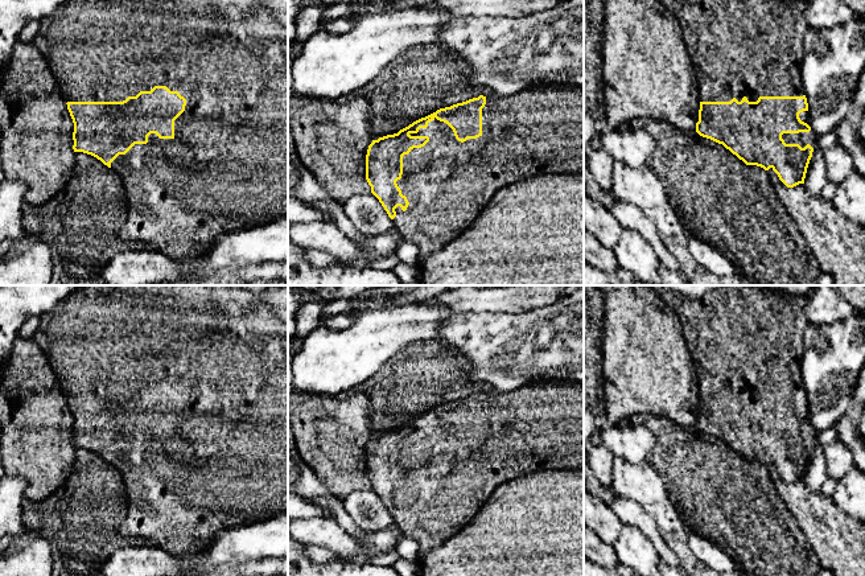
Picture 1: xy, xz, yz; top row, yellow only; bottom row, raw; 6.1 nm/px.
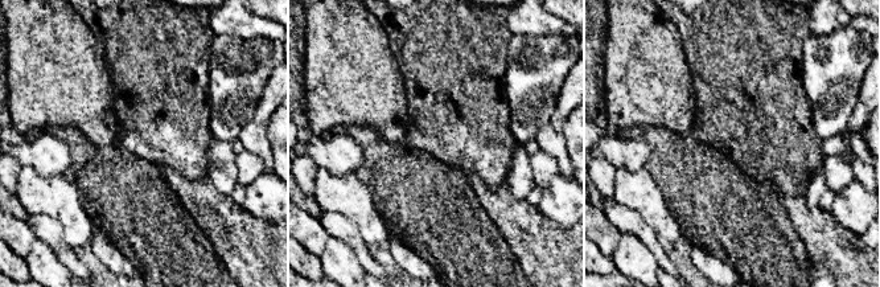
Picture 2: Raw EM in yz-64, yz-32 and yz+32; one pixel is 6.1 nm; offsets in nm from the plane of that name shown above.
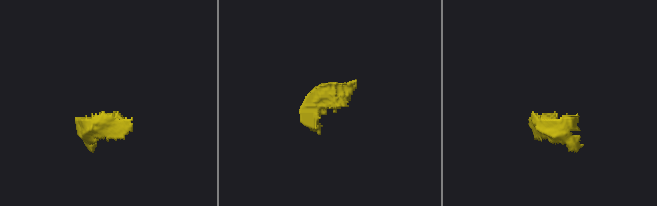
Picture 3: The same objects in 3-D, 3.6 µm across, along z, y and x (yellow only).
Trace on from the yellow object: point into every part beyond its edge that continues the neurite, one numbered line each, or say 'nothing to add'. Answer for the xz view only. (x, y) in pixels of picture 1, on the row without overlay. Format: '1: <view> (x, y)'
1: xz (536, 427)

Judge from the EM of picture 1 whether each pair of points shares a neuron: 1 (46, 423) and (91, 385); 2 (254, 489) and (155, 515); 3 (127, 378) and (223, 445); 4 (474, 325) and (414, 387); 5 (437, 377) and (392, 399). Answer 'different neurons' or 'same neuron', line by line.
1: different neurons
2: same neuron
3: same neuron
4: different neurons
5: same neuron

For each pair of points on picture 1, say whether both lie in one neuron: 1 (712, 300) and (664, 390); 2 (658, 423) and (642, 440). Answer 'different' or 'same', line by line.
1: different
2: different

